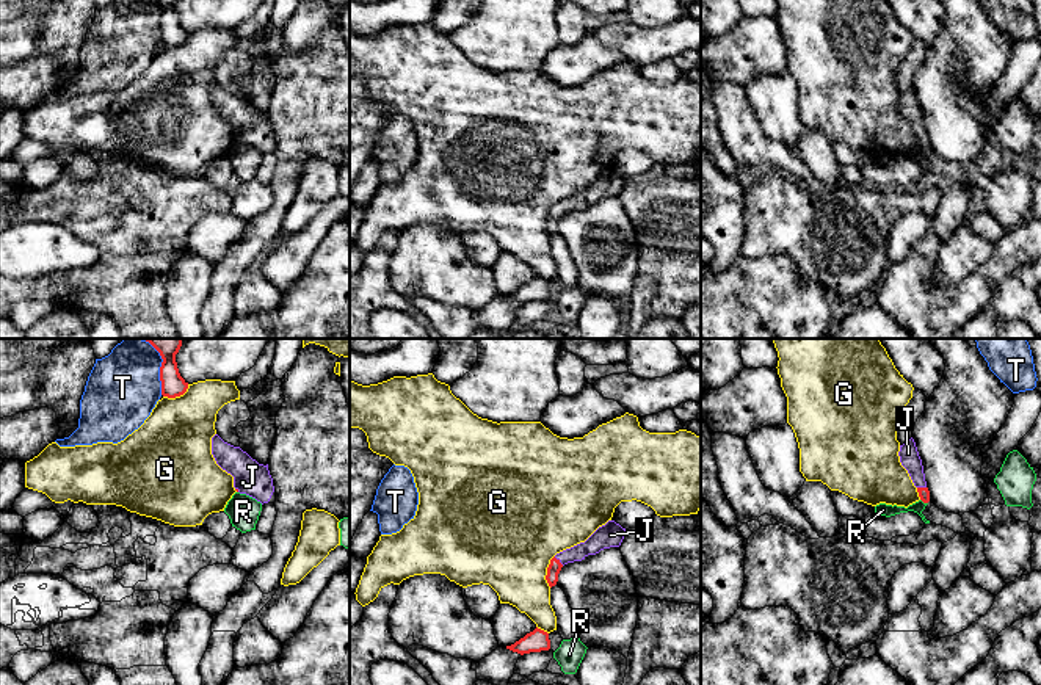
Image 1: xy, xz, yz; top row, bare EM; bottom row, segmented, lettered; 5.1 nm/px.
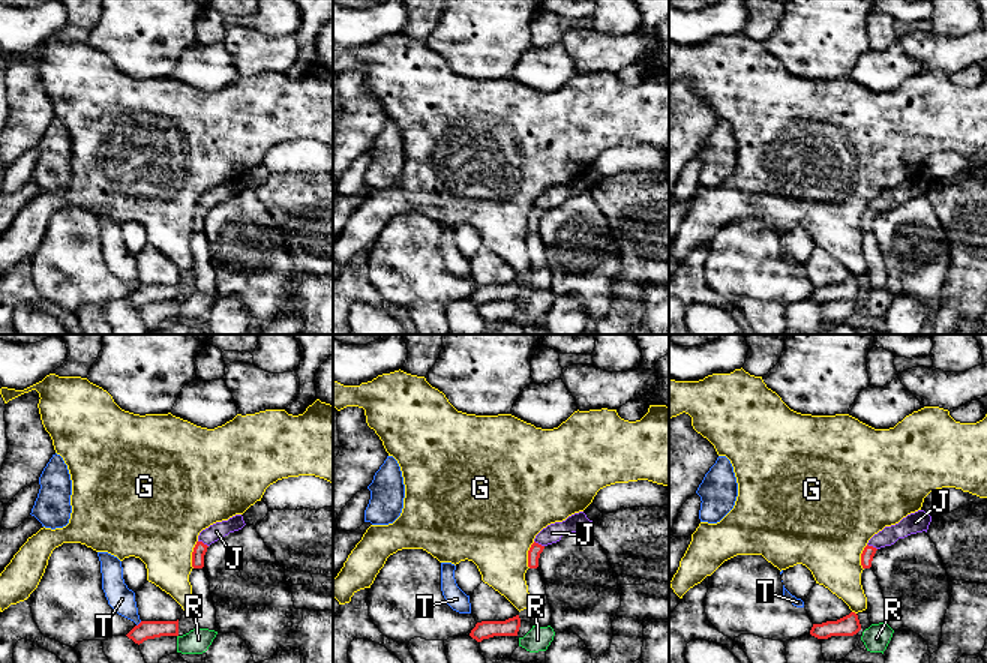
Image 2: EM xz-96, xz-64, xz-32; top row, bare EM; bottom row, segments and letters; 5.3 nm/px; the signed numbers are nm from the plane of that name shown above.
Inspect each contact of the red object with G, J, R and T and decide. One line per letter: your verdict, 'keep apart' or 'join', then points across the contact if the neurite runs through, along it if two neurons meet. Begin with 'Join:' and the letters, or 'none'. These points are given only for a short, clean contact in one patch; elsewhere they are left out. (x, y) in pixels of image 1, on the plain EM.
Join: J
G: keep apart
J: join; way xz (555, 215), (558, 209), (590, 196), (601, 187)
R: keep apart
T: keep apart

